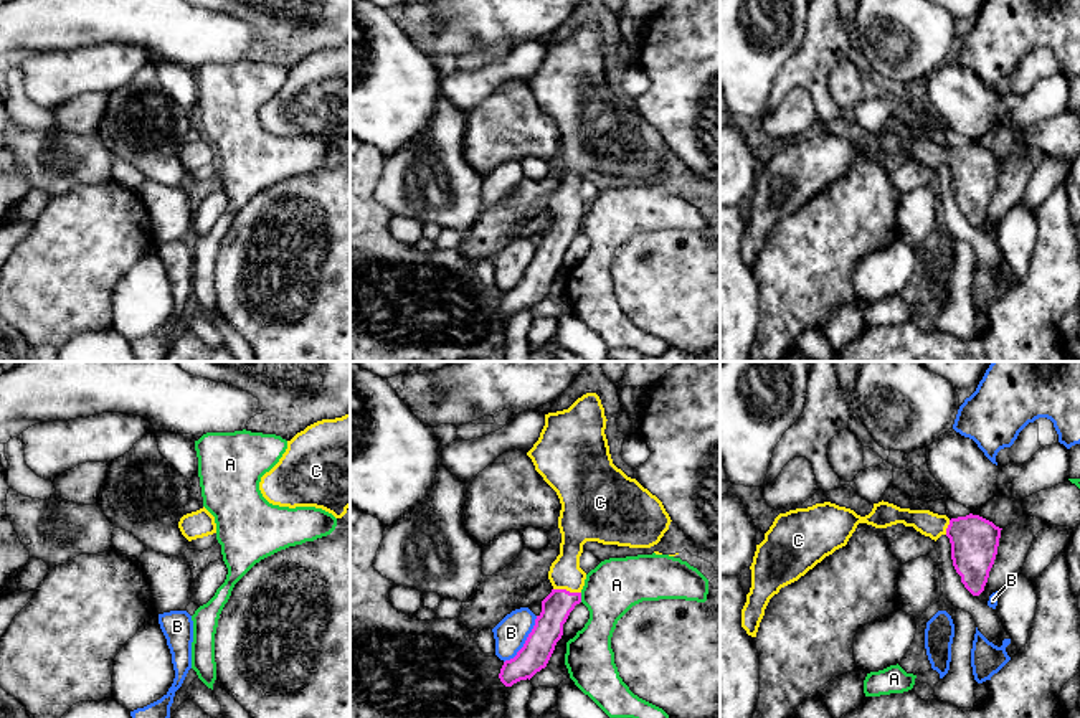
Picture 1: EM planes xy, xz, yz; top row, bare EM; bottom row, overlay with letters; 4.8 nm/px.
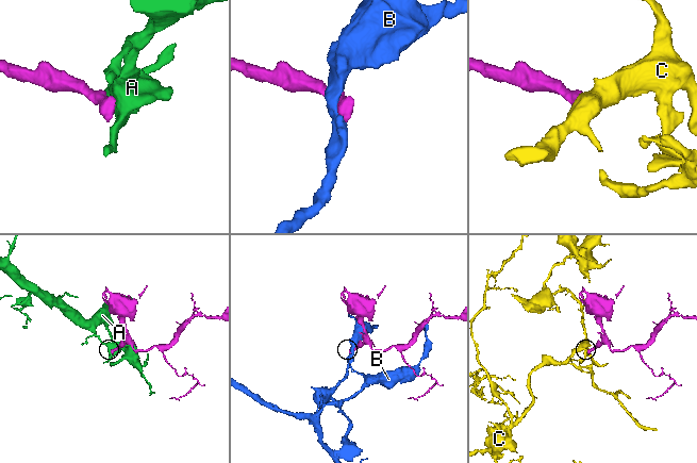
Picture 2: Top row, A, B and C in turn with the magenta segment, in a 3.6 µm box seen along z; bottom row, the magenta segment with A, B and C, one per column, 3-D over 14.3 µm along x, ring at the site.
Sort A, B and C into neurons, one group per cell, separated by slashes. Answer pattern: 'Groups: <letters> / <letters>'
Groups: A / B / C

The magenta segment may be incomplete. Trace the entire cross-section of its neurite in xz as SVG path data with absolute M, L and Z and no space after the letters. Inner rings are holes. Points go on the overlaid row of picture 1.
M586 393L568 409L545 414L540 437L527 452L535 470L560 498L558 528L561 543L560 555L548 571L553 589L542 601L542 612L537 616L523 647L514 659L505 660L500 668L499 678L505 687L512 687L520 680L530 680L547 667L557 642L563 635L563 624L575 606L581 602L586 573L580 568L580 556L586 541L651 548L661 541L672 522L656 495L613 464L604 434L606 421L599 396Z

